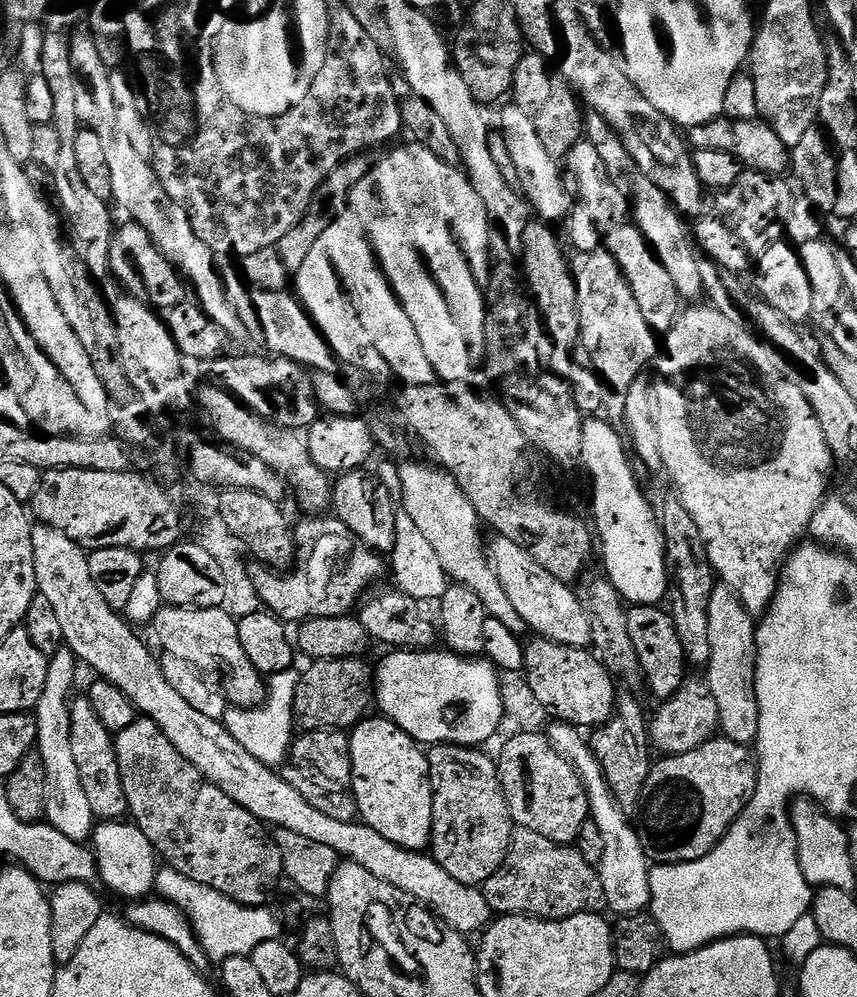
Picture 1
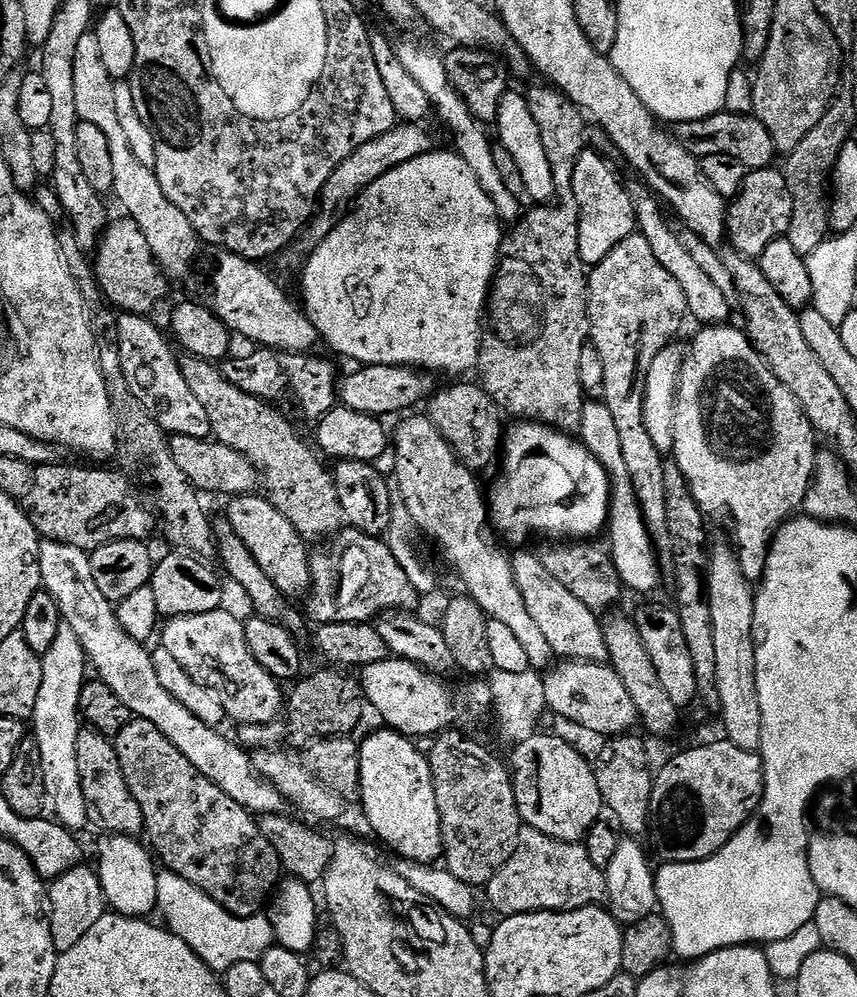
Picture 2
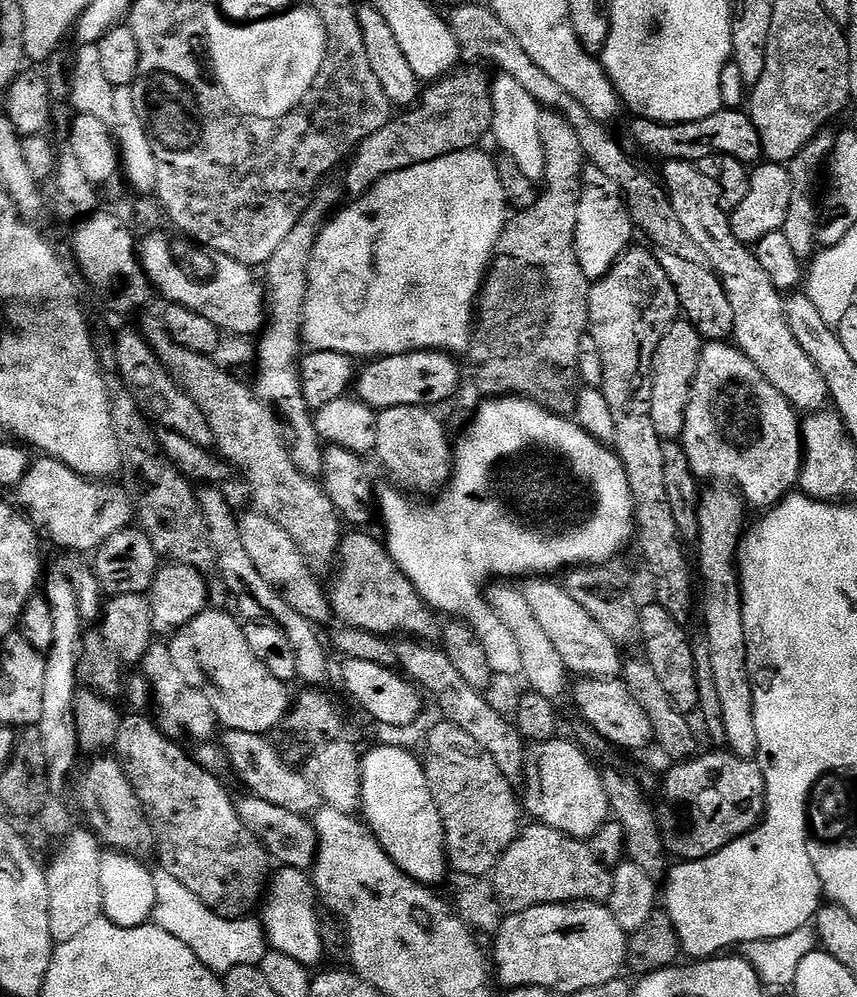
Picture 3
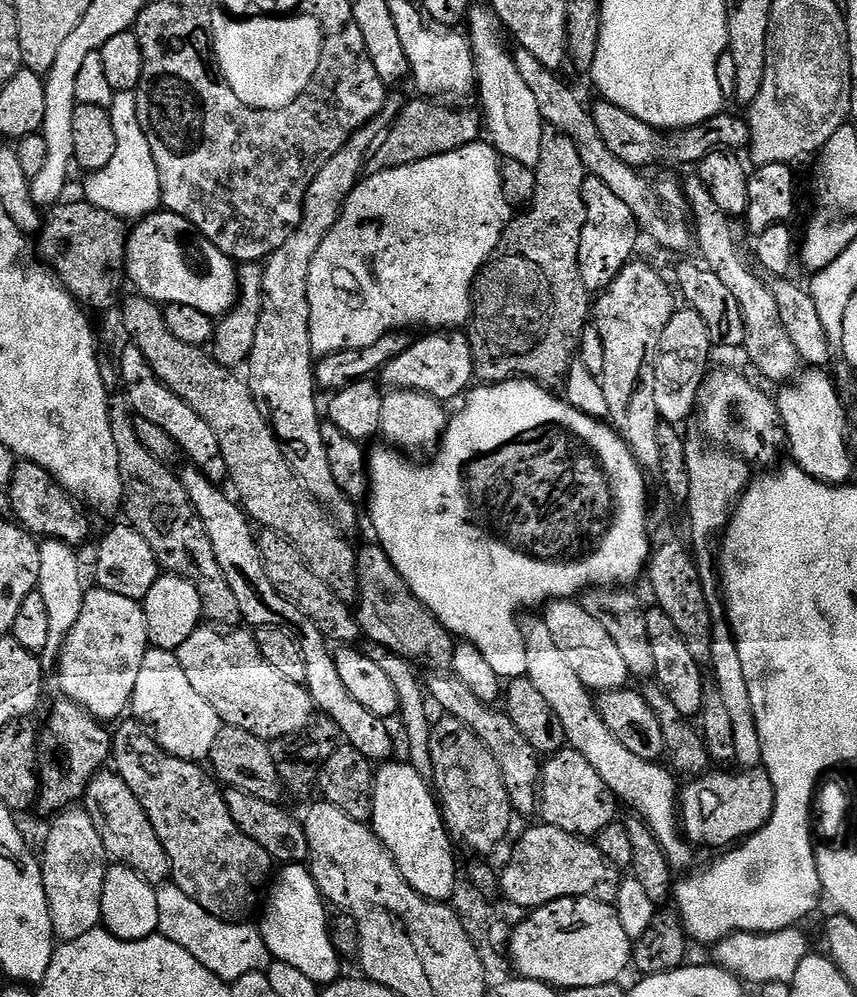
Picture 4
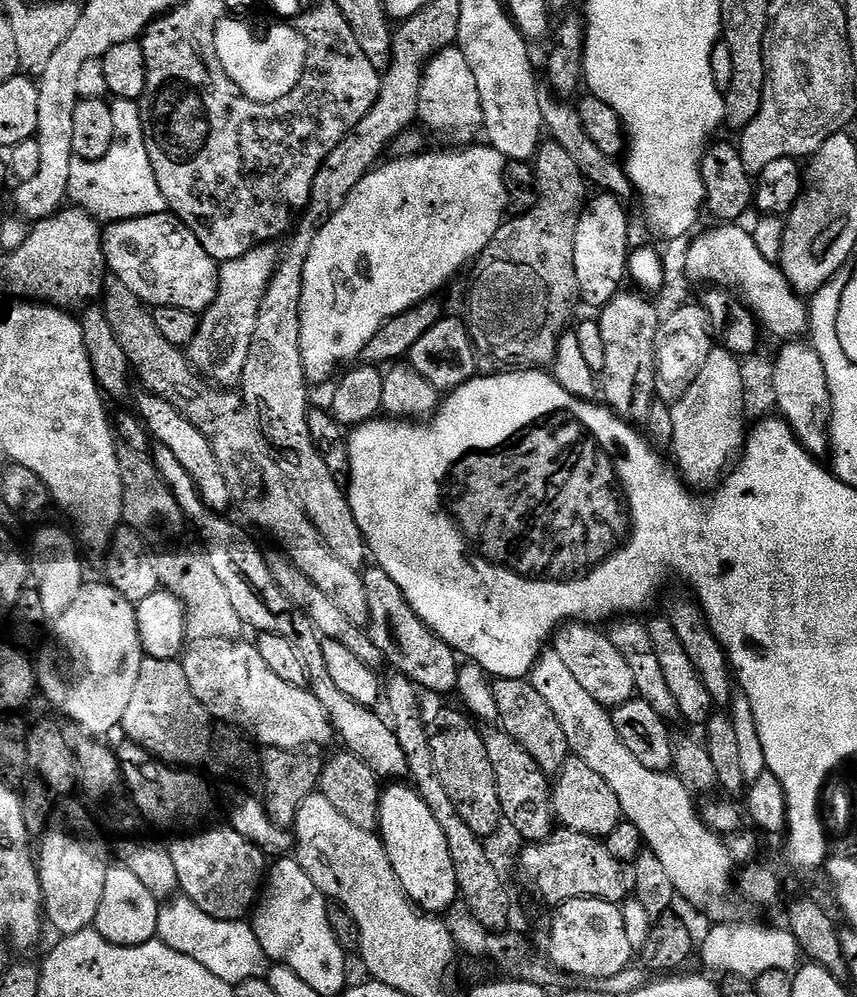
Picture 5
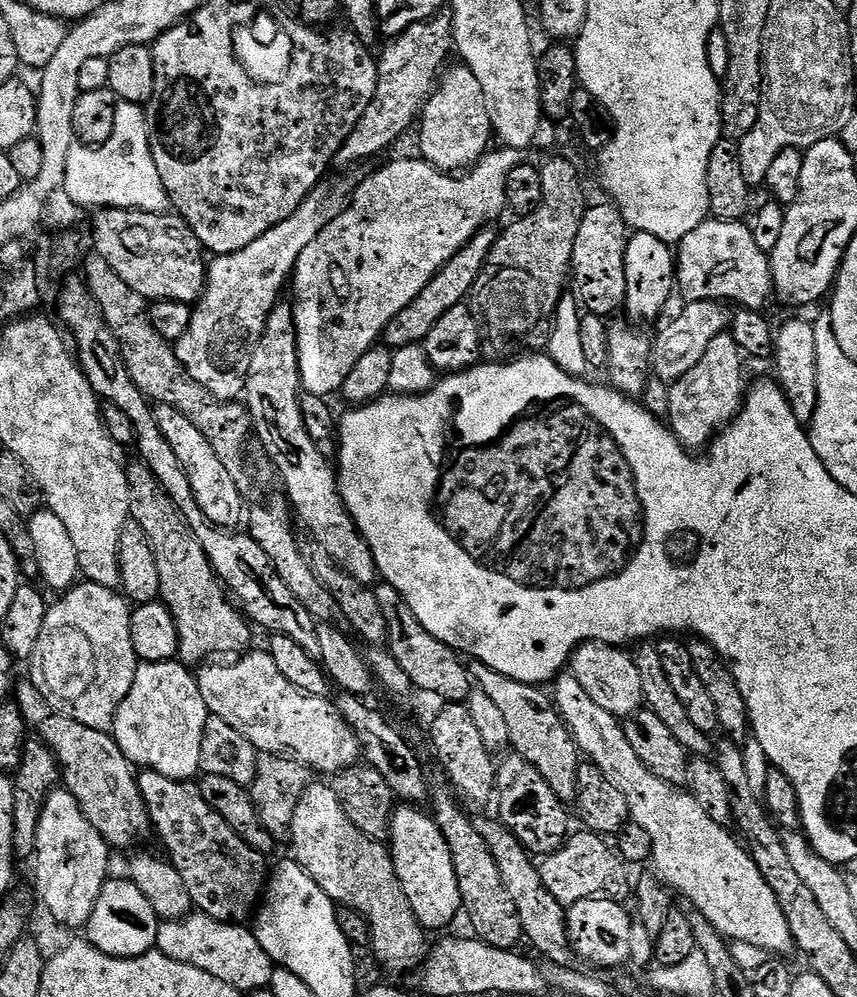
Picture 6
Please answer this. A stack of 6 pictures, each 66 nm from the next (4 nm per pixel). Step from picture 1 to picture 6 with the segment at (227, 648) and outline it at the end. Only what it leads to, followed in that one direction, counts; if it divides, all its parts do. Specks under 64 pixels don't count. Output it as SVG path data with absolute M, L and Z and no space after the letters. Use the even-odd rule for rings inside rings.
M267 650L251 652L241 655L237 664L208 662L199 669L196 681L202 702L206 702L209 713L222 718L222 722L227 722L229 726L234 726L234 730L238 730L242 738L256 747L257 753L269 752L288 756L291 760L301 760L313 773L326 772L329 776L355 767L362 756L360 740L339 711L334 710L333 701L331 704L331 699L306 694L298 686L294 686L294 682L286 682L286 674L282 674L282 670L274 666L274 658Z

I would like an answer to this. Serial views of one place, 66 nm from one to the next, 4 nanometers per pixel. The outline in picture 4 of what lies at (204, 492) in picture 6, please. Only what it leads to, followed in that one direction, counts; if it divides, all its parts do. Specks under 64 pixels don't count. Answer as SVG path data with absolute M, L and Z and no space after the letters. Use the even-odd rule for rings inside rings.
M131 346L118 359L118 380L124 383L124 392L128 395L127 407L137 416L160 426L173 439L179 451L188 455L191 467L200 469L208 480L224 482L228 480L228 467L222 458L222 446L218 446L218 434L206 426L206 422L178 394L174 394L161 382L152 367L142 358L142 350Z

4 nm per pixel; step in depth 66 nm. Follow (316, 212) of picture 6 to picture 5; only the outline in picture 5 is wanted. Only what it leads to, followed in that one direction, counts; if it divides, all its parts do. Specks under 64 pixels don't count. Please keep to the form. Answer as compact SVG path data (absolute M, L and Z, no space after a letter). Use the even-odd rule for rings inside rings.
M265 242L259 248L247 252L242 258L225 260L219 265L220 289L212 305L200 316L198 334L186 349L186 355L193 367L217 386L239 385L246 370L246 358L250 358L250 342L254 342L254 330L258 326L258 310L262 306L262 298L266 298L270 278L274 278L276 268L280 265L282 252L276 247L275 243Z

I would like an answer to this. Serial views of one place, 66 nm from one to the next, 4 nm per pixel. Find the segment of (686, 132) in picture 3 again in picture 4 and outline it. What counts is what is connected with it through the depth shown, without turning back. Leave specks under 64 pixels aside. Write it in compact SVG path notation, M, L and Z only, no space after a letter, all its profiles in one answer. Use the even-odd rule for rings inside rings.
M603 98L597 99L590 111L594 120L597 136L606 144L607 149L619 161L637 170L644 170L647 164L661 160L664 164L699 165L712 152L732 152L747 149L750 130L747 119L743 115L735 116L729 110L722 110L714 118L706 118L706 122L698 122L689 128L679 130L653 130L634 114L626 114L622 106L614 106L614 102Z

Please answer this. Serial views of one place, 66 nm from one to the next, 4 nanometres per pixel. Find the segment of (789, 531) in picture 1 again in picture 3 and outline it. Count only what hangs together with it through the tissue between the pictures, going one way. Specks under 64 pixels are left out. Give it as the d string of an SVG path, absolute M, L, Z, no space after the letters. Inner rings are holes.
M731 343L703 345L684 414L682 445L693 475L701 481L735 486L745 501L759 510L771 508L799 485L804 460L801 417L791 402L766 382L762 370Z

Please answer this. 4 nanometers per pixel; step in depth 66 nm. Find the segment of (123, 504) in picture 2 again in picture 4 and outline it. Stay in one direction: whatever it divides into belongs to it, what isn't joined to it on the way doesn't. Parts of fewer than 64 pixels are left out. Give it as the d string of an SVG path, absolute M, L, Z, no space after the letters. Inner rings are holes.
M20 460L17 463L12 481L9 482L6 491L8 506L15 523L37 538L63 540L68 545L79 546L78 544L92 532L91 522L83 516L85 513L76 512L77 501L56 483L54 477L46 469L34 462Z

